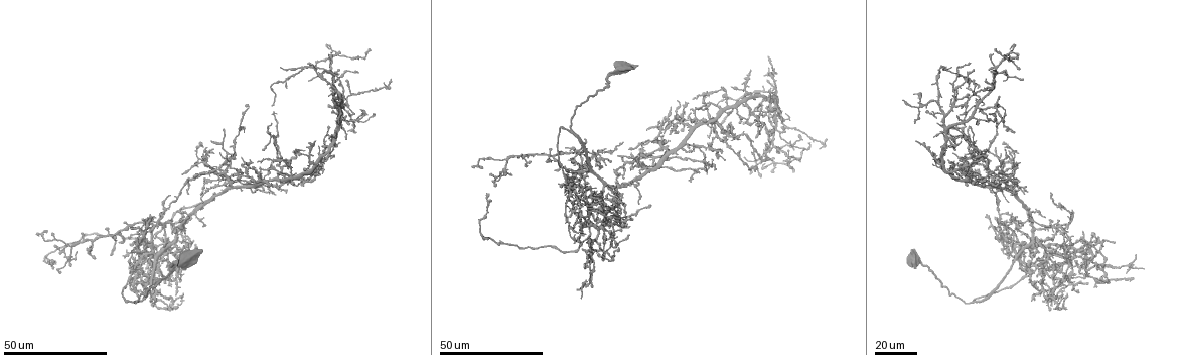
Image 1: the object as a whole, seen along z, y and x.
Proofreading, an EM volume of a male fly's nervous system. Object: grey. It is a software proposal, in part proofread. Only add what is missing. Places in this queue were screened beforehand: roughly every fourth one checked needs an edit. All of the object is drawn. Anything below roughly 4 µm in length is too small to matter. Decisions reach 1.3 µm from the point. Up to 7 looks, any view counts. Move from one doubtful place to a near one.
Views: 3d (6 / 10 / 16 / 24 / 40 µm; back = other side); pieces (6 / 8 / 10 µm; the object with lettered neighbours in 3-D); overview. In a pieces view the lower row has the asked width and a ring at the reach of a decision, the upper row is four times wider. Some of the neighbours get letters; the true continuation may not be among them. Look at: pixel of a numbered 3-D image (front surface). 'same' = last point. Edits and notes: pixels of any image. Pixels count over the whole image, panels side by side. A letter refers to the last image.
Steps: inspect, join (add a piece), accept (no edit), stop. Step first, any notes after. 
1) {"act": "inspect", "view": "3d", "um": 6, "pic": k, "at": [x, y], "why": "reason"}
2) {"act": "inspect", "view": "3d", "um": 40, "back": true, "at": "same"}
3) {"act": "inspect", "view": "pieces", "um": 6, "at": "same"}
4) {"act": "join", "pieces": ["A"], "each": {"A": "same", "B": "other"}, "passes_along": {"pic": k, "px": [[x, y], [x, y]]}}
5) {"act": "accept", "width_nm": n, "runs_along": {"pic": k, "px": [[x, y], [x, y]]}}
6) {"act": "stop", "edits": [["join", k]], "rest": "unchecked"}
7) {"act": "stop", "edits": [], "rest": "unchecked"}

{"act": "inspect", "view": "3d", "um": 24, "pic": 1, "at": [996, 149], "why": "branch stops here"}

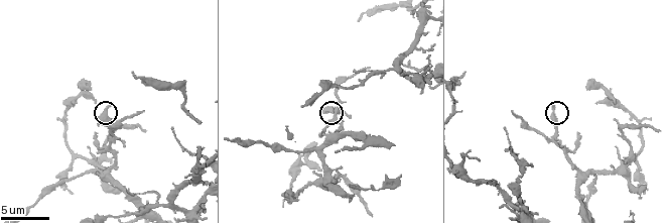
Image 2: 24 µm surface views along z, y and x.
{"act": "inspect", "view": "pieces", "um": 8, "pic": 2, "at": [554, 106]}

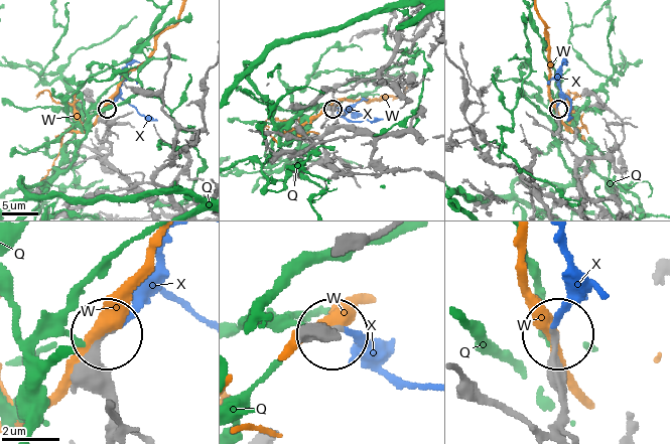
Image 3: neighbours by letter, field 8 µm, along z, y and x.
{"act": "join", "pieces": ["X"], "width_nm": 190, "each": {"Q": "other", "W": "other", "X": "same"}, "passes_along": {"pic": 3, "px": [[559, 125], [559, 69], [567, 62]]}, "found": "it goes on there"}

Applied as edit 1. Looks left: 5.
{"act": "inspect", "view": "overview"}

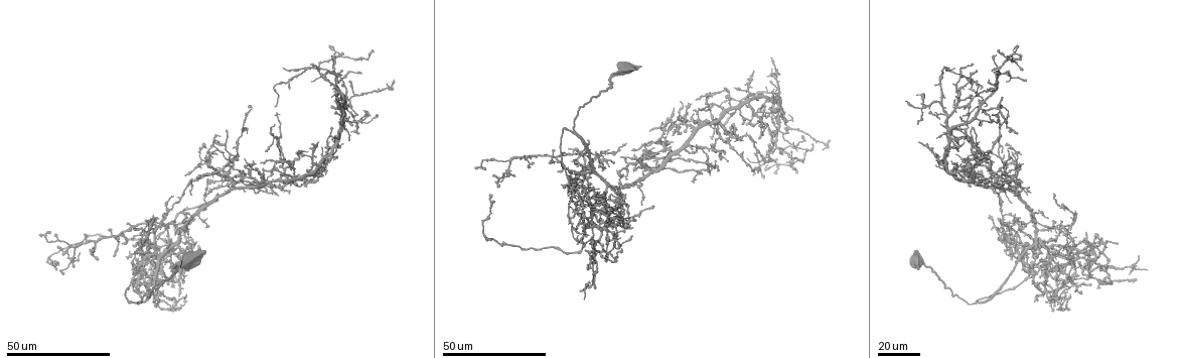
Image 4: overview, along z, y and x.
{"act": "inspect", "view": "3d", "um": 40, "pic": 4, "at": [215, 155], "why": "free end"}

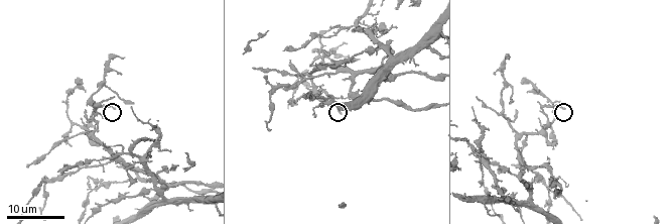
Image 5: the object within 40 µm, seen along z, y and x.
{"act": "inspect", "view": "pieces", "um": 6, "pic": 5, "at": [340, 114]}

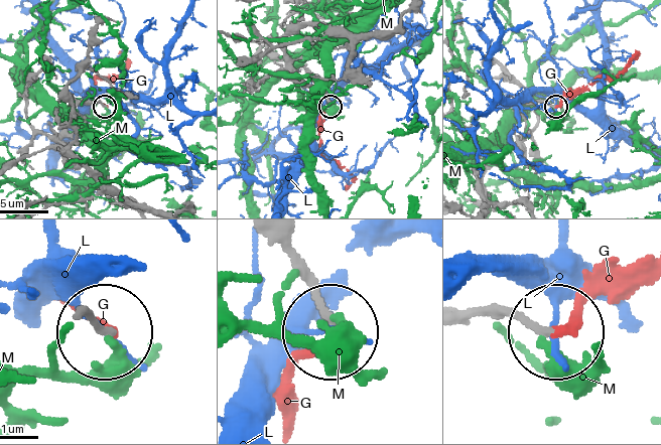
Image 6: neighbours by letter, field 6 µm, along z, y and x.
{"act": "accept", "each": {"G": "other", "L": "other", "M": "other"}, "found": "no lettered piece goes on from it"}

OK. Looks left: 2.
{"act": "inspect", "view": "3d", "um": 40, "pic": 4, "at": [582, 243], "why": "an open end"}

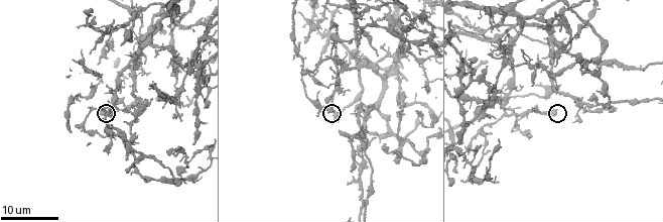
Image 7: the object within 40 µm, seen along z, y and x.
{"act": "inspect", "view": "pieces", "um": 10, "pic": 7, "at": [327, 112], "why": "see the neighbours"}

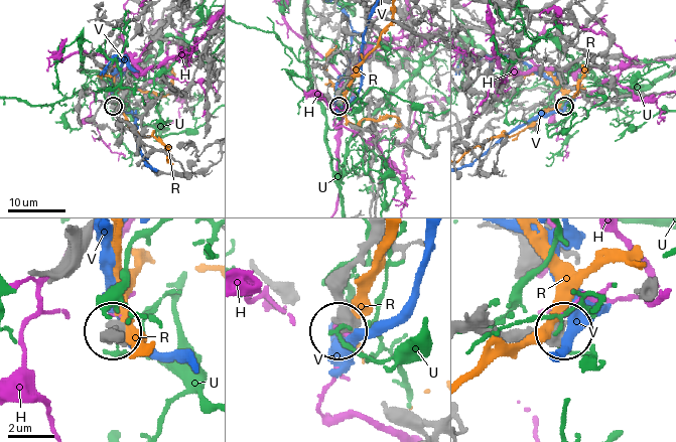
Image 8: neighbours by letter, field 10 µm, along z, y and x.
{"act": "accept", "each": {"H": "other", "R": "other", "U": "other", "V": "other"}, "found": "none of them fits"}

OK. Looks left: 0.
{"act": "stop", "edits": [["join", 3]], "rest": "unchecked"}

